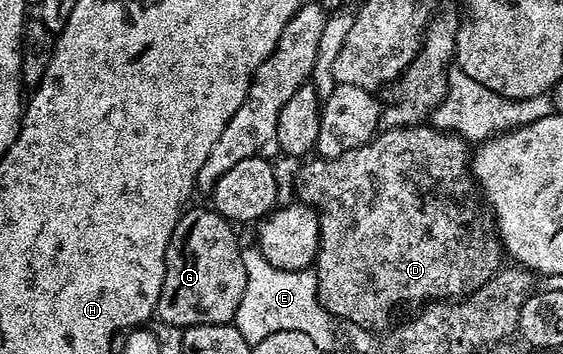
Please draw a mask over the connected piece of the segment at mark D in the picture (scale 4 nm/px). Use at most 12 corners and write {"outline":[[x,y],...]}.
{"outline":[[392,126],[309,159],[337,321],[469,296],[502,267],[470,145]]}

